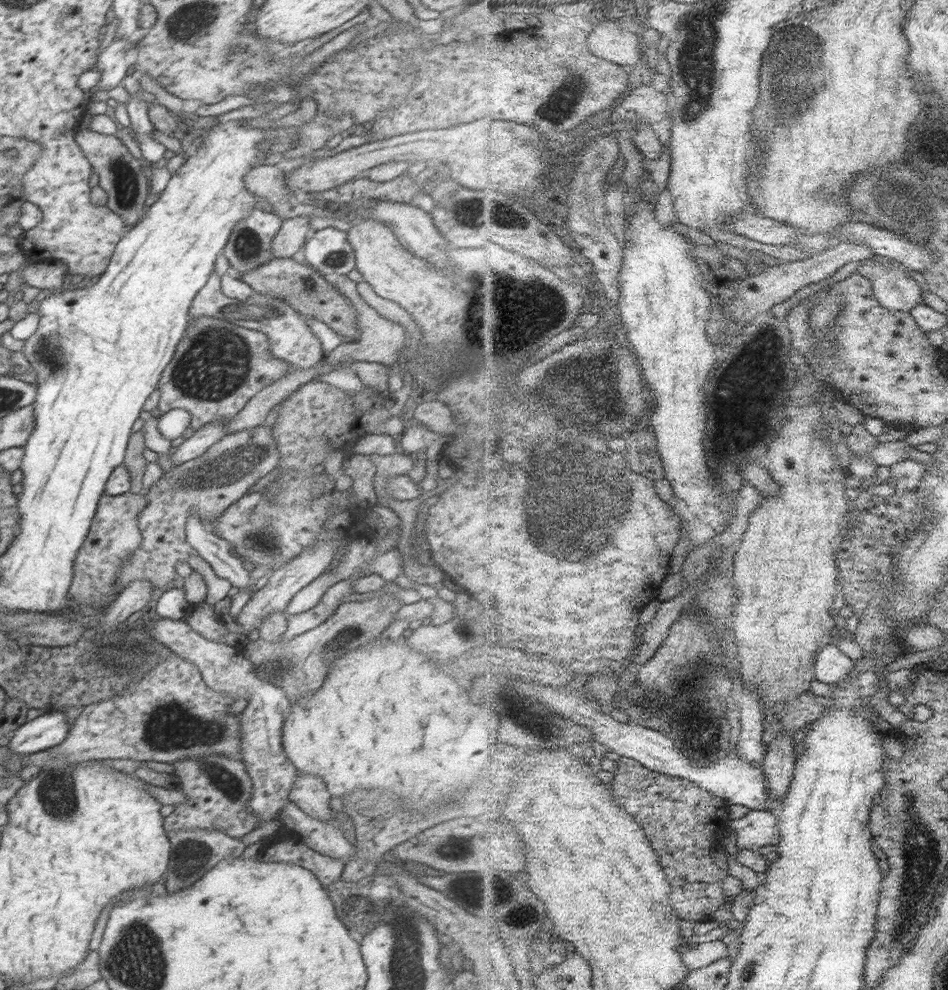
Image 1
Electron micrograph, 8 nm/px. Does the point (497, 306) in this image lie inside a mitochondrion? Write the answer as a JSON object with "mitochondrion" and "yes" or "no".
{"mitochondrion":"yes"}

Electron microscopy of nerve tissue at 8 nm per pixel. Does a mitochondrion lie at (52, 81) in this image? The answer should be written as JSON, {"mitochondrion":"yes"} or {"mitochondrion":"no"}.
{"mitochondrion":"no"}

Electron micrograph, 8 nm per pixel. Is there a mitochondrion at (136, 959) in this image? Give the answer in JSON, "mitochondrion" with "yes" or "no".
{"mitochondrion":"yes"}

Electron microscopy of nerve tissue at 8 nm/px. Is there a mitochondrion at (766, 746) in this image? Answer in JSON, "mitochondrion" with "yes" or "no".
{"mitochondrion":"no"}

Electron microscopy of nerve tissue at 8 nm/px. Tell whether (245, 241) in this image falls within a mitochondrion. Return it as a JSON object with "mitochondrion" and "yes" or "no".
{"mitochondrion":"yes"}

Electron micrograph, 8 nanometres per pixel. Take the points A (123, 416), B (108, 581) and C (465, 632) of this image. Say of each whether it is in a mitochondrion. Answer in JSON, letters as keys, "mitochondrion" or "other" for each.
{"A":"other","B":"other","C":"other"}

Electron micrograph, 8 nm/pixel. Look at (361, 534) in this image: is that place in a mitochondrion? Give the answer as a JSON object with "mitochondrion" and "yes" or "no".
{"mitochondrion":"no"}

